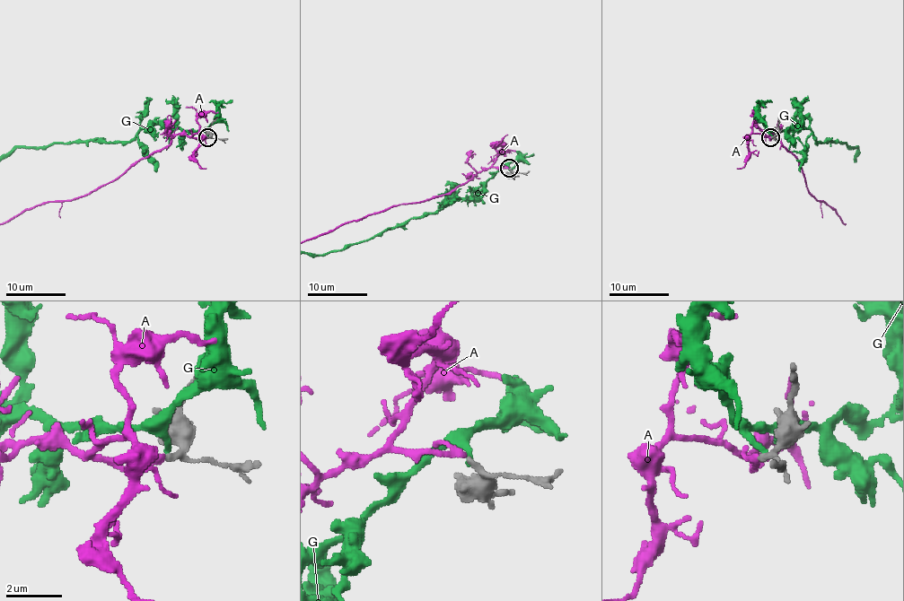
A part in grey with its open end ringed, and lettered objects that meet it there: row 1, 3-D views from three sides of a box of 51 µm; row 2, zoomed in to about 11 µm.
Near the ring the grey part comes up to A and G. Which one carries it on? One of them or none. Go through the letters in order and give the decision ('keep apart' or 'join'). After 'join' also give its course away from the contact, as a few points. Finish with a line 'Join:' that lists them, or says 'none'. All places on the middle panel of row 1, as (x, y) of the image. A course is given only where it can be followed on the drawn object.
A: join
G: keep apart
Join: A

